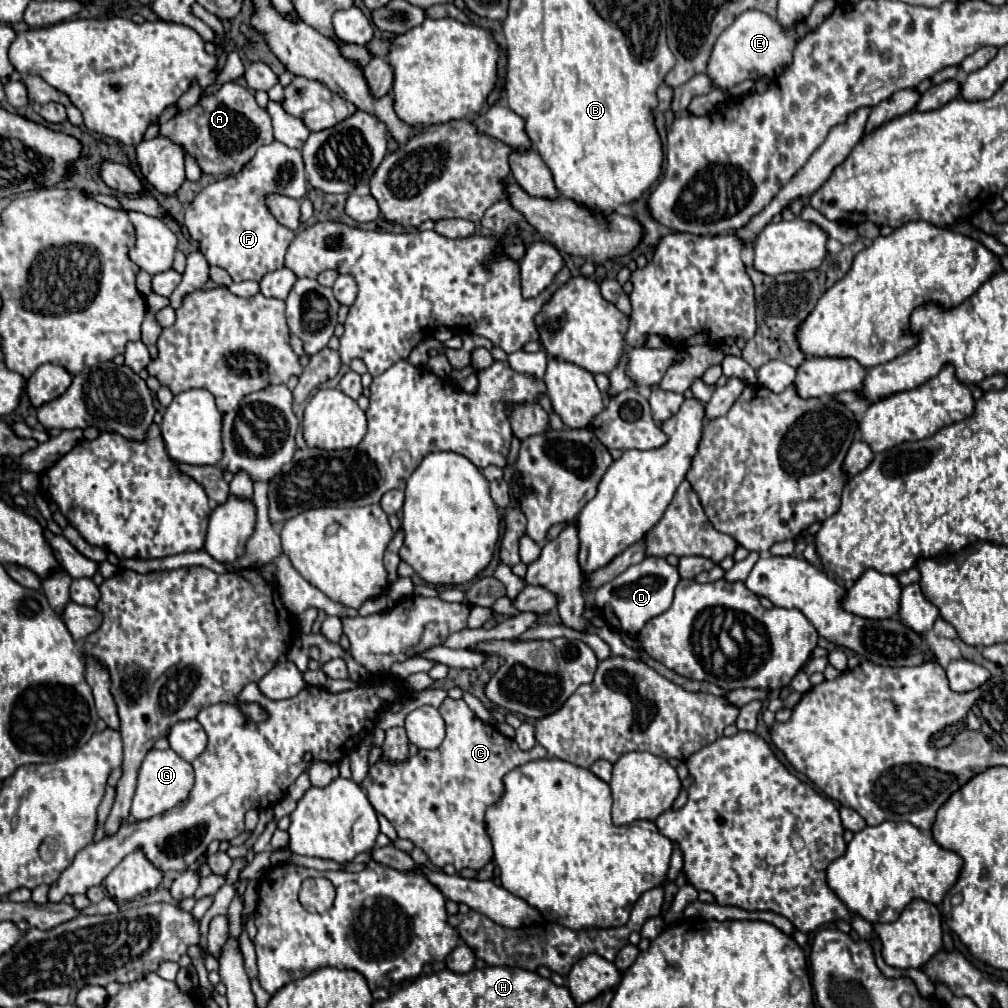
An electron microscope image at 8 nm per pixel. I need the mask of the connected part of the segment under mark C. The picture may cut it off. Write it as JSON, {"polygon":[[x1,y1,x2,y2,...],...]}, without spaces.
{"polygon":[[446,697,444,703,438,707,438,711,446,723,446,737,438,749,420,751,408,761,396,765,382,757,368,771,368,775,362,779,360,785,362,789,366,789,372,807,394,825,398,837,410,839,416,847,420,847,428,855,432,865,442,869,444,865,452,863,456,871,464,867,478,871,492,861,492,841,484,831,484,813,486,807,490,807,492,803,496,803,496,799,500,799,504,789,502,777,520,763,528,763,534,759,548,759,548,753,540,745,522,751,514,739,504,737,494,725,480,721,464,703,464,699]]}

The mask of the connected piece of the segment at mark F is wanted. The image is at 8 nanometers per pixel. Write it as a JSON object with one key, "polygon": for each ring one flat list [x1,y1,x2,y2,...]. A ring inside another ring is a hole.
{"polygon":[[272,141,270,145,260,147,254,159,248,165,244,165,240,173,204,187,186,209,186,227,192,239,200,243,200,251,204,253,208,265,226,269,234,281,246,281,246,279,260,281,268,271,284,267,286,249,296,237,292,229,280,225,276,219,272,219,272,215,268,215,268,207,264,207,264,191,276,191,280,195,290,195,296,199,300,199,306,193,304,163,302,163,302,153,298,149,290,149,280,141]]}

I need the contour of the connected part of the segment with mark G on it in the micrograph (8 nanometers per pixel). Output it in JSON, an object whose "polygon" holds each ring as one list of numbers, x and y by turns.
{"polygon":[[152,749,152,751,148,751,148,755,142,761,142,767,138,771,138,787,136,787,130,815,138,821,160,815,172,807,176,807,178,803,182,803,188,797,192,785,194,785,194,769,188,761,180,759,172,749,166,749,166,751]]}

